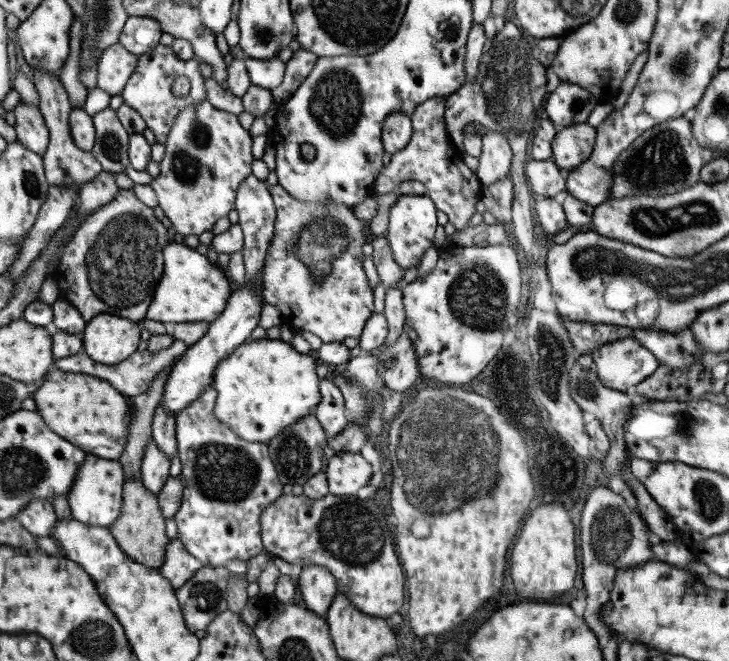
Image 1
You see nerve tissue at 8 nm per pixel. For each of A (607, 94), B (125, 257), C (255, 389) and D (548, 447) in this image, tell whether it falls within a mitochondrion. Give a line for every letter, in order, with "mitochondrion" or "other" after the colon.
A: other
B: mitochondrion
C: other
D: other

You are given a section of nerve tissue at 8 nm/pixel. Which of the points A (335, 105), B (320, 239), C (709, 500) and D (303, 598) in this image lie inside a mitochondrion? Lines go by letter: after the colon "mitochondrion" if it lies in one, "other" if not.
A: mitochondrion
B: mitochondrion
C: mitochondrion
D: other

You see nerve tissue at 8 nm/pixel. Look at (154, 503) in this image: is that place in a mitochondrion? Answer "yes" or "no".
no

